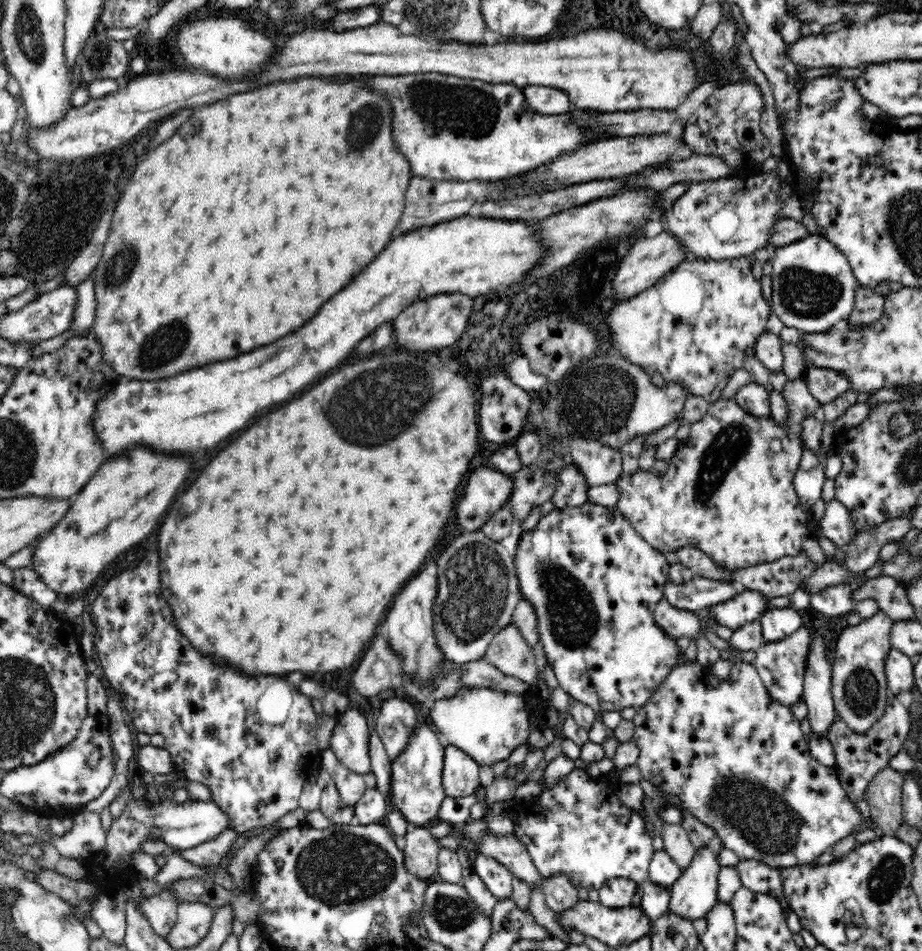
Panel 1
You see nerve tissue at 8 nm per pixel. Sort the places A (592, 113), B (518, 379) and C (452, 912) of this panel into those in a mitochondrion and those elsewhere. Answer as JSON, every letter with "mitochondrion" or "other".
{"A":"other","B":"other","C":"mitochondrion"}

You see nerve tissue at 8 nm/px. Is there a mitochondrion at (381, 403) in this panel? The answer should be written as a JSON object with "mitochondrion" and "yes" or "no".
{"mitochondrion":"yes"}

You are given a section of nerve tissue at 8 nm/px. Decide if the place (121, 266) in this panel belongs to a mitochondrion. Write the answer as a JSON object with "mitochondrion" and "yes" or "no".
{"mitochondrion":"yes"}

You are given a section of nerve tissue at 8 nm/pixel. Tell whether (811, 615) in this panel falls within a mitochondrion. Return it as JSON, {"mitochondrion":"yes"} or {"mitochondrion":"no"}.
{"mitochondrion":"no"}

